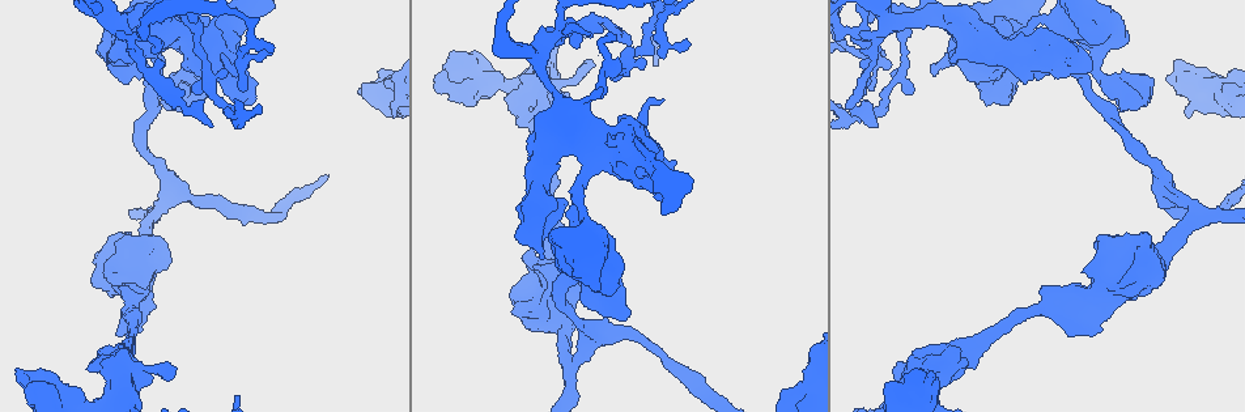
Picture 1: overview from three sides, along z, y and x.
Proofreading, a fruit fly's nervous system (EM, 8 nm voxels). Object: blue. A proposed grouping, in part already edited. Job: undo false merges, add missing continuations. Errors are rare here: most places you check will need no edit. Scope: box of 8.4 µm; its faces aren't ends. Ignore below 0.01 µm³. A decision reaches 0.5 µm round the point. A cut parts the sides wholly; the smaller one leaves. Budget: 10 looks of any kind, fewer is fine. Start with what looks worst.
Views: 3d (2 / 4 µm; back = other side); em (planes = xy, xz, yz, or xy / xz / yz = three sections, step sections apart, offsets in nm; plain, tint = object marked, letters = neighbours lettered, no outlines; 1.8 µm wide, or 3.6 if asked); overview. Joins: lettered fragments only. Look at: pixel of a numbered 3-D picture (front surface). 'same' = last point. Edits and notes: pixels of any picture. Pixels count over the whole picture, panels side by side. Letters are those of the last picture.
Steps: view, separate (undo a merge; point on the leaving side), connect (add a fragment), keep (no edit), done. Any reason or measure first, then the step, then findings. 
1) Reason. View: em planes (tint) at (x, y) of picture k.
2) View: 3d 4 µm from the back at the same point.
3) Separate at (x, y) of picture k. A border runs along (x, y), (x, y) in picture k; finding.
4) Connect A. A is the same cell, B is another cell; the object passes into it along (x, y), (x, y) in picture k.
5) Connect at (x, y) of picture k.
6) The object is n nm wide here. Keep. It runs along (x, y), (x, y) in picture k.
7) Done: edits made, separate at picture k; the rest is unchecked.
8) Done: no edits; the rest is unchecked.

Abrupt turn. View: em 3.6 µm xz step 16 (tint) at (1105, 28) of picture 1.

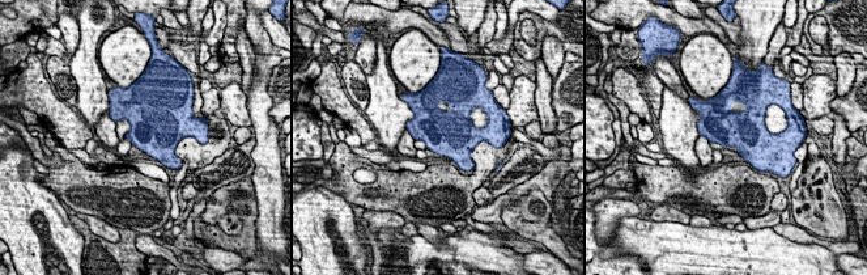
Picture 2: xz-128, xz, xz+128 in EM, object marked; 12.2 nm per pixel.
View: em 3.6 µm planes (tint) at the same point.

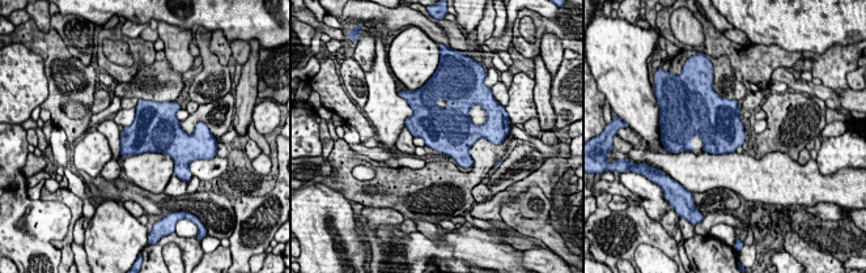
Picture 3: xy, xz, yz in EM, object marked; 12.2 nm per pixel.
See the neighbours. View: em 3.6 µm planes (letters) at the same point.

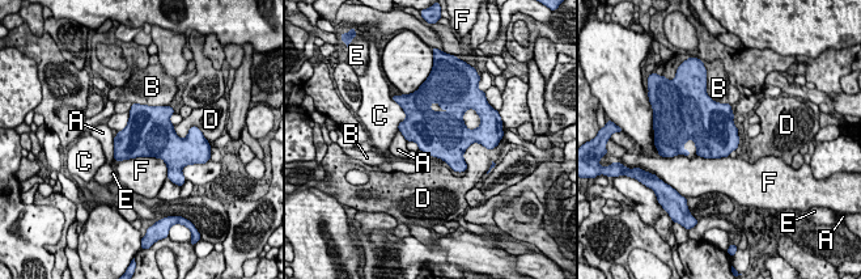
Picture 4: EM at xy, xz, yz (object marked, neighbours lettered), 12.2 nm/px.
The object is 600 nm wide here. Keep. A, B, C, D, E and F are other cells; a border runs along (119, 161), (160, 157), (168, 174) in picture 4; continuous, no second neuron.

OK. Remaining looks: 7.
Arms run side by side. View: em 3.6 µm planes (tint) at (1092, 296) of picture 1.

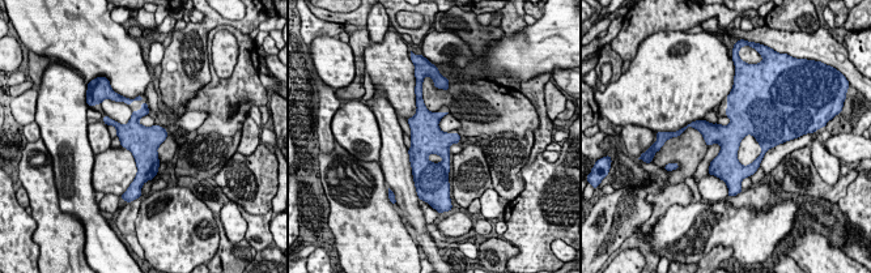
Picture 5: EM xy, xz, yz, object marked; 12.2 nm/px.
View: em 3.6 µm planes (letters) at the same point.

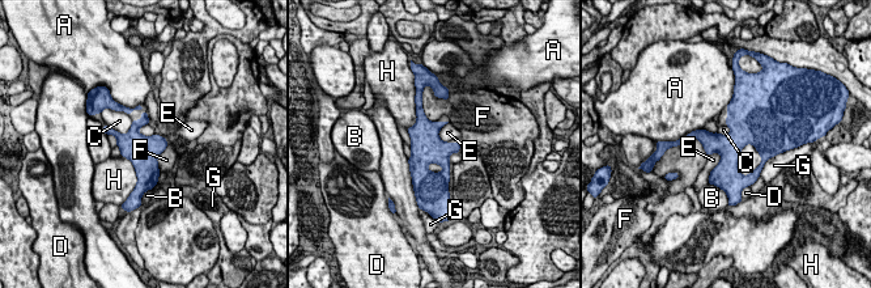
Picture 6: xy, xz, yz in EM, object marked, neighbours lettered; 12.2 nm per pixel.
Keep. A, B, C, D, E, F, G and H are other cells; one neuron here.

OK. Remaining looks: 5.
Looks like a crossing. View: 3d 4 µm at (558, 29) of picture 1.

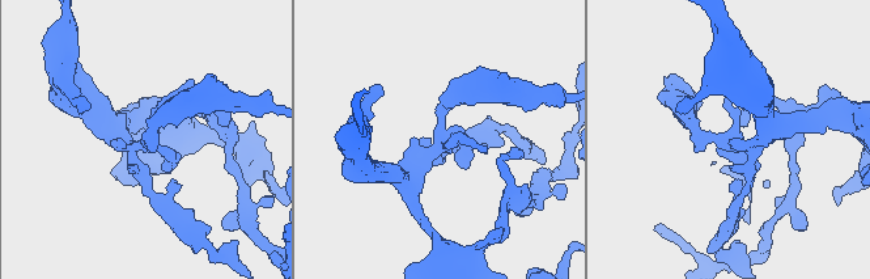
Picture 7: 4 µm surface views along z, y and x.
View: em yz step 8 (letters) at (734, 135) of picture 7.

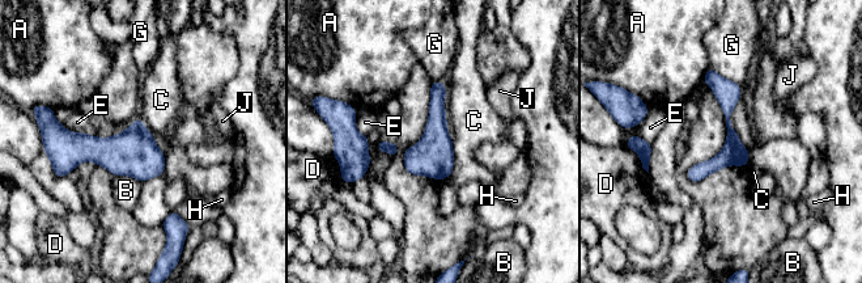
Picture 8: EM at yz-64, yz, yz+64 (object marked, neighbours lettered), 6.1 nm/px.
Keep. A, B, C, D, E, G, H and J are other cells; a border runs along (114, 174), (134, 176), (141, 184) in picture 8; one neuron here.

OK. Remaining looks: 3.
Abrupt turn. View: em xz step 4 (letters) at (661, 39) of picture 1.

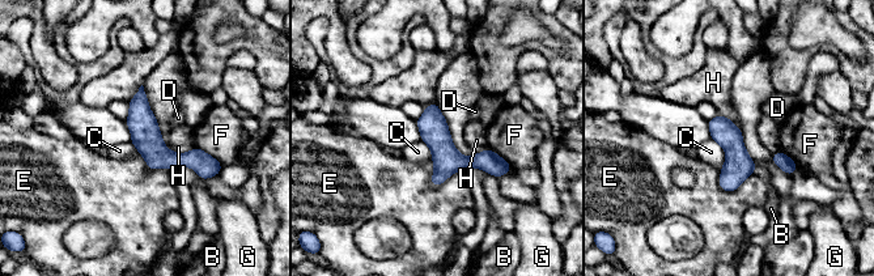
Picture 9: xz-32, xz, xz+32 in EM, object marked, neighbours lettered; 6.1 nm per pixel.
The longest contact is with F, 220 nm. Keep. B, C, D, E, F, G and H are other cells; a border runs along (195, 147), (187, 152), (173, 152) in picture 9; one neuron here.

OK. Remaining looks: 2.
Done: no edits; the rest is unchecked.

